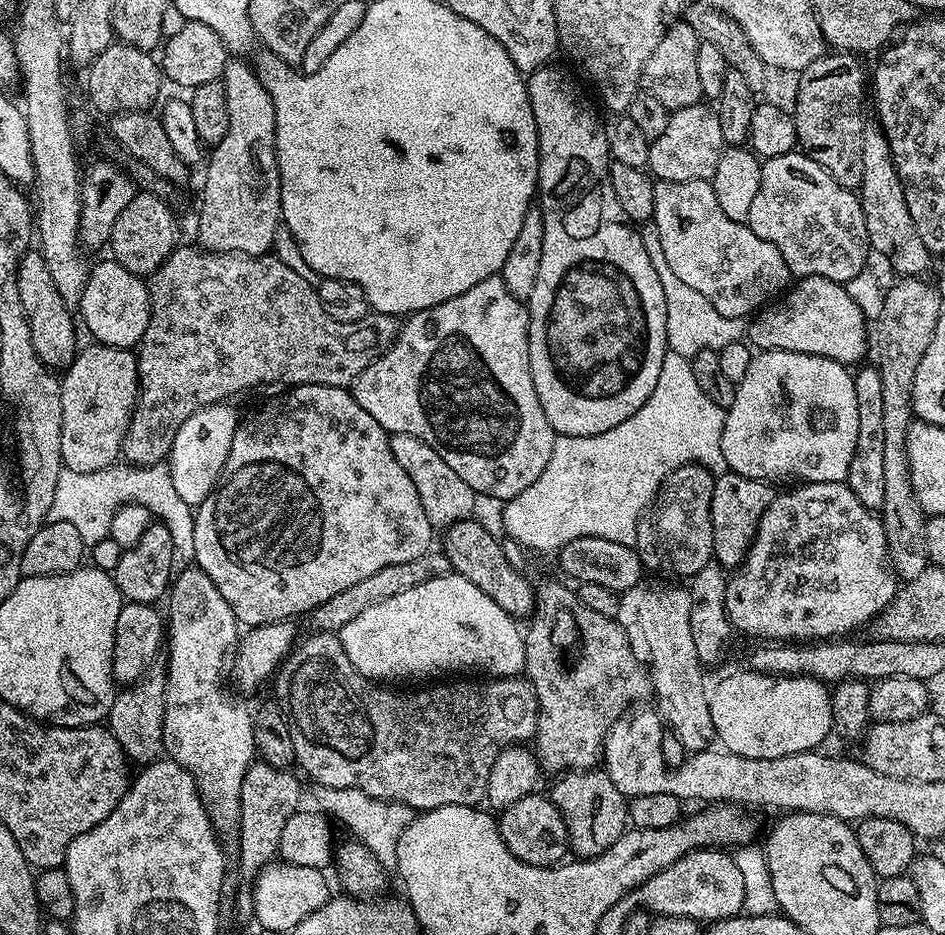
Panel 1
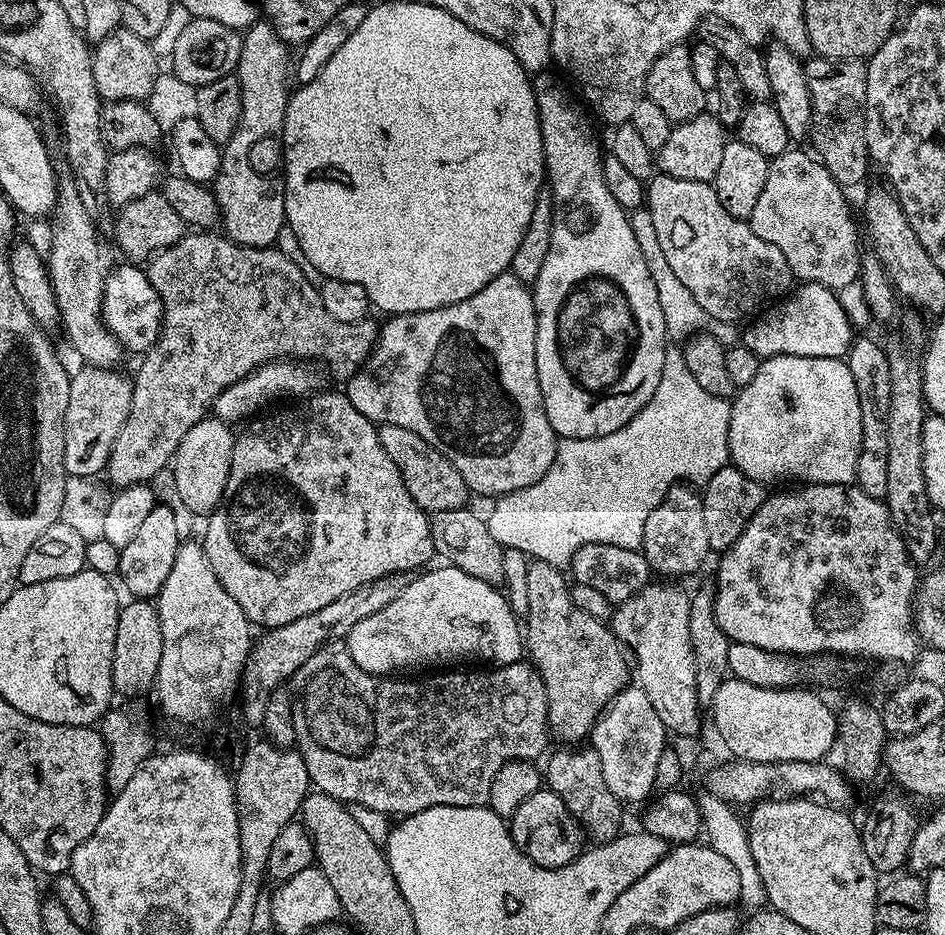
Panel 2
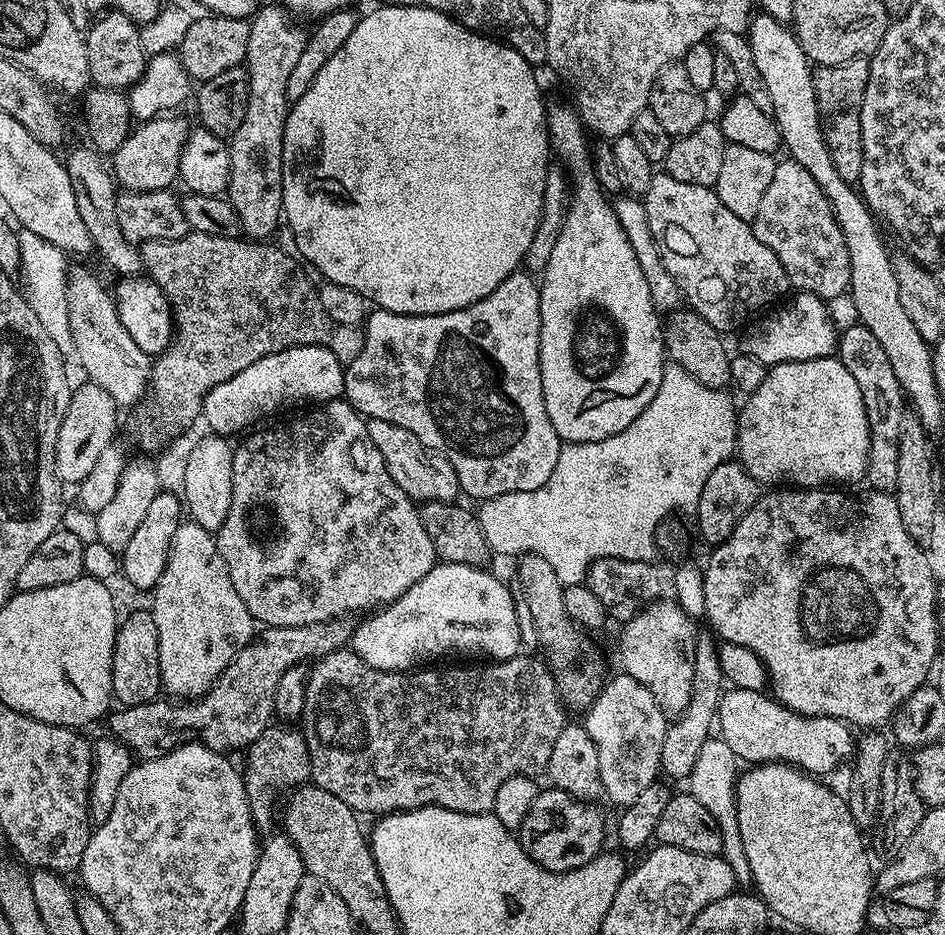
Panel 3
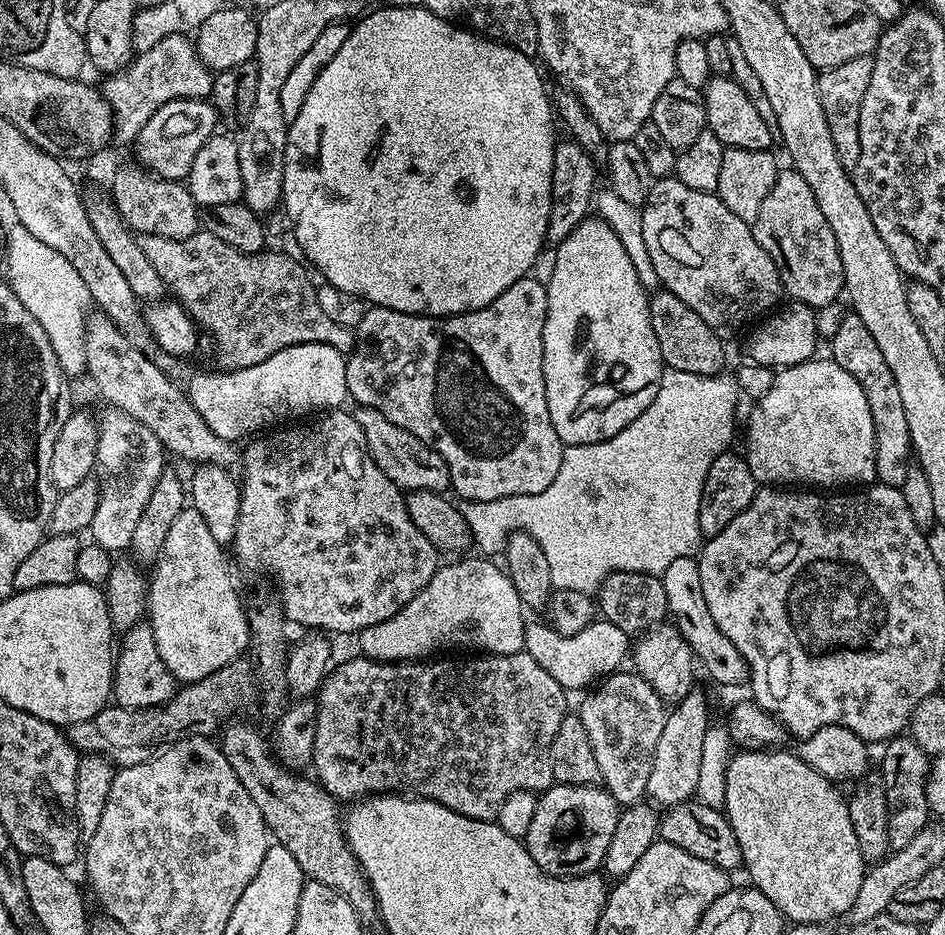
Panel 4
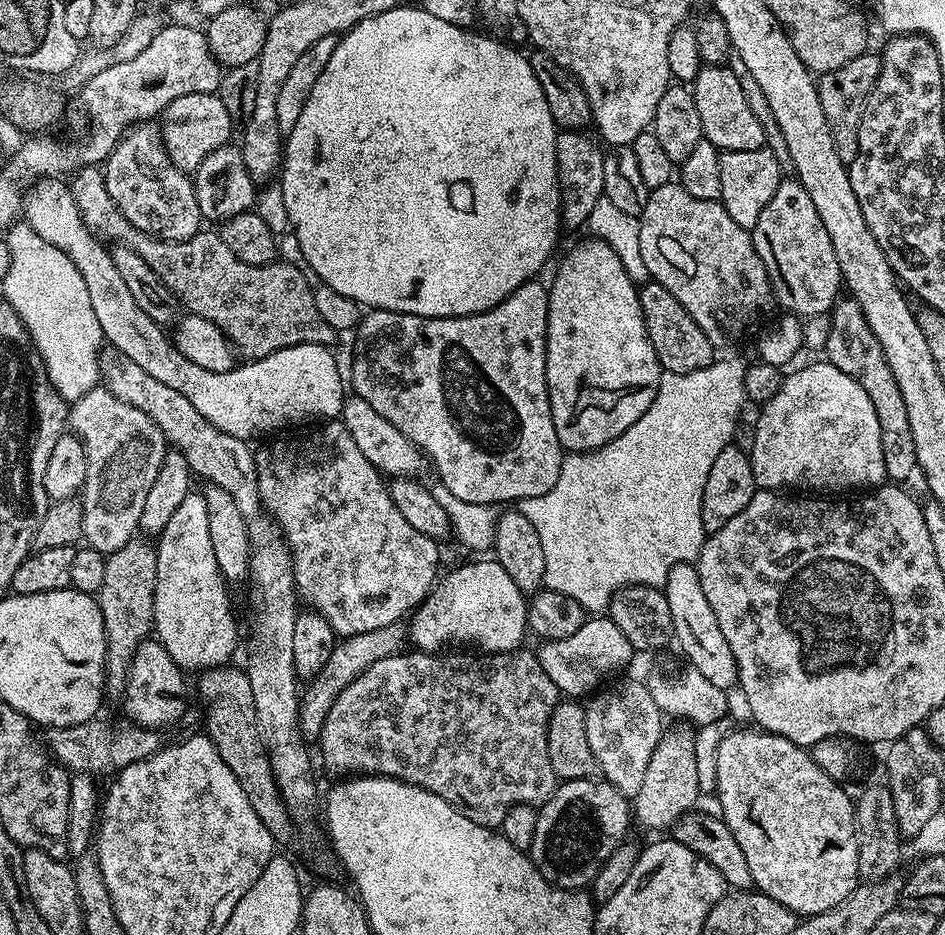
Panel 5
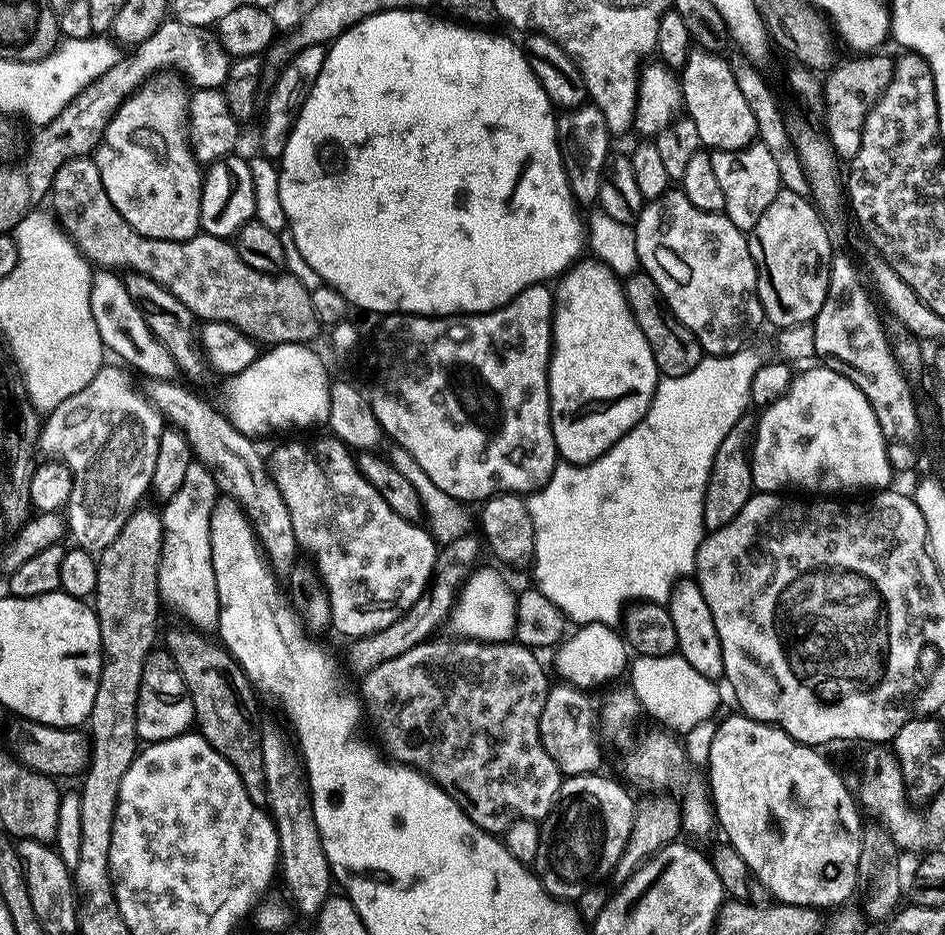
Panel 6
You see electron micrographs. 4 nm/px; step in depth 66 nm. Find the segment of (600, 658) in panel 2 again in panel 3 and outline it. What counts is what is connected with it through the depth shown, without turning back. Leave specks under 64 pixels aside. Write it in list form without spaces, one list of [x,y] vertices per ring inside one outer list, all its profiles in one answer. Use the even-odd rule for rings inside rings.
[[[529,552],[519,557],[515,564],[514,578],[520,584],[526,603],[530,606],[531,617],[534,618],[534,626],[537,627],[539,647],[544,648],[543,655],[556,678],[560,699],[563,700],[565,709],[572,711],[573,708],[574,711],[583,713],[592,707],[602,687],[599,666],[592,660],[584,660],[587,656],[594,655],[596,648],[588,641],[589,633],[578,627],[566,614],[564,605],[566,586],[560,581],[558,574],[554,574],[550,562],[546,562],[546,558],[538,558],[538,554]]]

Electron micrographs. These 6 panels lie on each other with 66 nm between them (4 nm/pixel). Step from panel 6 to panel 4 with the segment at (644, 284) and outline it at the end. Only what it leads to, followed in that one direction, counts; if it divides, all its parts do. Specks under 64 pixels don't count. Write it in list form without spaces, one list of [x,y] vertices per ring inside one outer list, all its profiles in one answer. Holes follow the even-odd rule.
[[[656,290],[648,301],[650,326],[654,326],[654,338],[658,338],[658,350],[662,350],[665,365],[674,370],[686,370],[686,374],[719,376],[724,368],[725,341],[713,328],[706,326],[682,298],[667,290]]]

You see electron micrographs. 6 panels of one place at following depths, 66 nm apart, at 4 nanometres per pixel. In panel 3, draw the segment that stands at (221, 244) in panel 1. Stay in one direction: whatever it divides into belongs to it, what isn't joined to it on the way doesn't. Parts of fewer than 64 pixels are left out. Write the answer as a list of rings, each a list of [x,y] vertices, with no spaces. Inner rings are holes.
[[[272,2],[257,7],[256,15],[250,20],[250,43],[246,46],[244,64],[250,78],[250,102],[246,102],[246,118],[242,118],[242,126],[230,141],[230,182],[226,193],[227,200],[234,206],[242,225],[245,237],[256,242],[264,242],[268,236],[281,227],[284,214],[284,199],[282,198],[282,138],[288,117],[290,101],[286,82],[290,82],[290,74],[302,50],[306,50],[308,32],[303,23],[297,22],[279,3]]]

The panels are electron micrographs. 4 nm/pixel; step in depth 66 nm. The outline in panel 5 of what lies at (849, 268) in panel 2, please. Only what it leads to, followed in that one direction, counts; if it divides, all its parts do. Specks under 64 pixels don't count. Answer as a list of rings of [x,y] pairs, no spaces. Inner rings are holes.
[[[781,179],[774,198],[770,198],[766,210],[758,214],[758,222],[750,231],[754,250],[768,272],[771,295],[774,300],[776,296],[785,308],[783,311],[797,318],[831,313],[842,292],[838,258],[830,234],[826,234],[826,226],[822,226],[822,218],[818,218],[818,210],[799,180]]]

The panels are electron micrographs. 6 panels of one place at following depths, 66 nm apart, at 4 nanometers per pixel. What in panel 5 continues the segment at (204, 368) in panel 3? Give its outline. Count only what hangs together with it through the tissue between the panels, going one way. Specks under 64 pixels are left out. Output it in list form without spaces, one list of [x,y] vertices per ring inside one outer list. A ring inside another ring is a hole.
[[[99,167],[77,168],[71,177],[70,187],[82,222],[92,231],[97,240],[104,242],[109,236],[109,241],[125,244],[138,254],[142,254],[142,258],[146,258],[146,266],[150,266],[150,270],[154,270],[154,274],[162,278],[162,282],[172,291],[177,301],[183,307],[185,304],[188,307],[185,309],[191,315],[201,316],[214,322],[214,326],[224,331],[232,347],[245,361],[261,360],[290,346],[299,344],[332,346],[335,345],[335,340],[338,340],[338,333],[329,324],[322,322],[318,314],[318,306],[314,306],[314,289],[307,284],[303,271],[292,264],[277,262],[266,266],[250,266],[242,262],[242,258],[237,258],[215,231],[201,230],[188,240],[159,240],[156,236],[140,232],[134,226],[130,226],[130,222],[126,222],[126,218],[117,212],[104,185],[104,173]]]

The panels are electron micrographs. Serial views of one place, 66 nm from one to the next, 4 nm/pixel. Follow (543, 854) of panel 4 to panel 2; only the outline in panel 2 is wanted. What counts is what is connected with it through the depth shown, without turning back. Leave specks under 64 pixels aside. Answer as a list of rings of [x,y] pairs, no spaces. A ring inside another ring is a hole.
[[[541,786],[514,810],[510,817],[510,827],[518,850],[522,850],[526,858],[543,868],[566,866],[586,847],[584,829],[572,817],[572,812],[566,810],[566,802],[562,802],[562,798],[558,798],[558,794],[554,794],[547,786]]]

